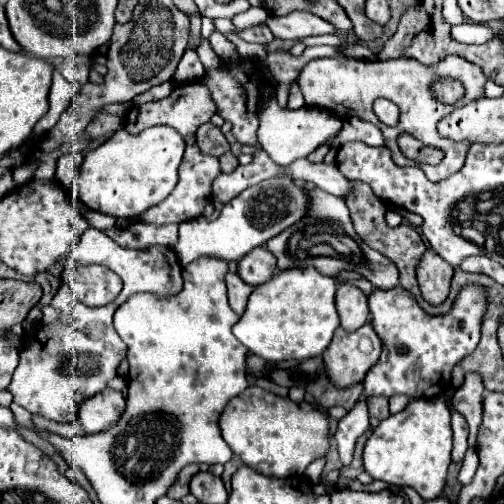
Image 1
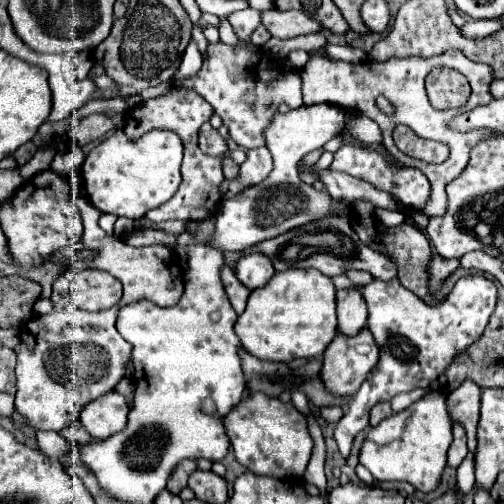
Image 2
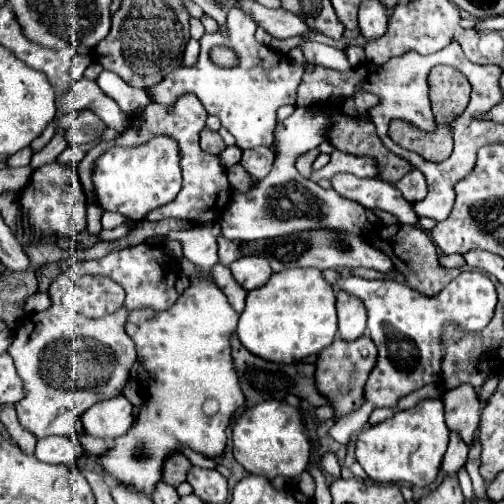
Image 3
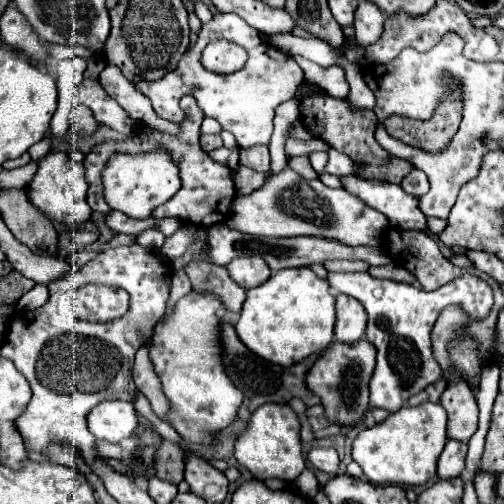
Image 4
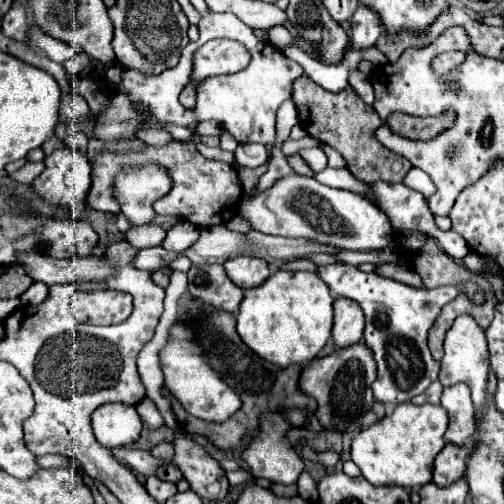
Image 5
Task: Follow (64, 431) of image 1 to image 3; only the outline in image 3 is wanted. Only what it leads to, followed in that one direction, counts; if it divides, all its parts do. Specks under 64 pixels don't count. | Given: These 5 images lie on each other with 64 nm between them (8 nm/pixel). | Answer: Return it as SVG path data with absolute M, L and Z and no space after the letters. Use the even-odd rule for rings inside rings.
M70 436L74 442L80 442L80 446L84 448L84 452L86 454L104 454L104 452L108 452L110 450L110 446L104 442L104 440L100 440L100 438L92 438L92 436Z

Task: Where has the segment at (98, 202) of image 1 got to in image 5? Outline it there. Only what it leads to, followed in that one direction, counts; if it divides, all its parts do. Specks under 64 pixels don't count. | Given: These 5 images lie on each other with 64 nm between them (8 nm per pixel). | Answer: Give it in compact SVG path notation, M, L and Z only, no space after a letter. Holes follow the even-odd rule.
M156 166L124 168L114 180L116 198L122 204L122 214L134 228L146 226L156 218L152 204L156 198L166 195L171 187L172 179Z

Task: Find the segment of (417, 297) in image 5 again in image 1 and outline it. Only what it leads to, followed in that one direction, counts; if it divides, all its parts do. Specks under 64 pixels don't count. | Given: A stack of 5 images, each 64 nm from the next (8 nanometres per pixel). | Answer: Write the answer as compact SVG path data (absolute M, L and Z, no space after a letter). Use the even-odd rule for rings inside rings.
M464 284L452 304L452 308L446 314L430 316L426 314L416 298L404 290L402 286L396 286L392 290L374 288L368 296L368 306L372 314L372 328L382 340L384 352L380 360L370 368L362 382L362 398L356 402L356 406L338 422L336 440L338 440L338 452L344 466L352 460L354 440L362 436L370 428L368 415L368 398L370 396L386 396L390 398L394 394L406 394L412 398L422 396L438 396L444 394L446 388L450 390L450 372L452 368L468 354L474 352L478 340L480 340L480 328L484 314L488 312L488 292L482 284Z

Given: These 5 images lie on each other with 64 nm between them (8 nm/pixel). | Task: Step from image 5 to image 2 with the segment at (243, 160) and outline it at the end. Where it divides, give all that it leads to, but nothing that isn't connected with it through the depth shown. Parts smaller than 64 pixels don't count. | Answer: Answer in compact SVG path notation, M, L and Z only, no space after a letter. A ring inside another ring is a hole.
M266 146L248 150L246 162L240 166L240 174L236 180L224 182L224 198L238 194L240 190L260 184L272 172L272 156Z

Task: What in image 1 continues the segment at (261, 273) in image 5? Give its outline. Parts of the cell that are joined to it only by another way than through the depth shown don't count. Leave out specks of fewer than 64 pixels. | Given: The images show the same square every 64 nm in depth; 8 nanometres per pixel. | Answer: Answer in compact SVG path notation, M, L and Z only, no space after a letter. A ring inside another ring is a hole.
M254 248L238 262L238 276L250 286L260 286L274 276L276 258L266 248Z

